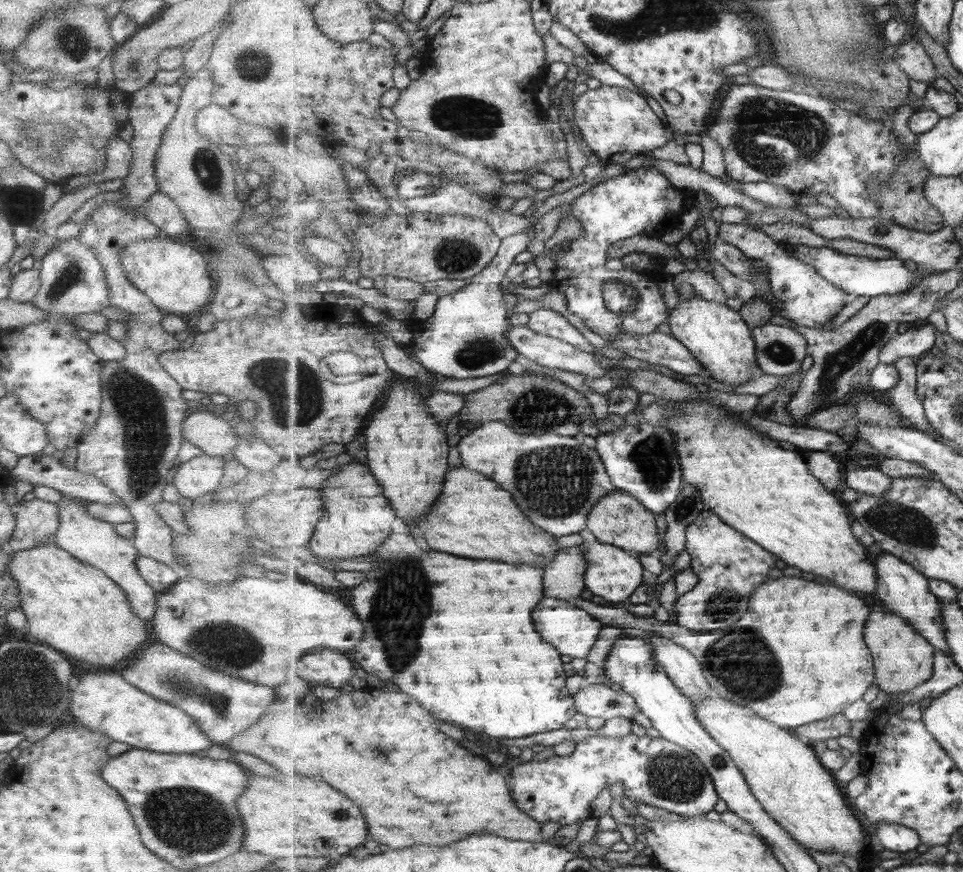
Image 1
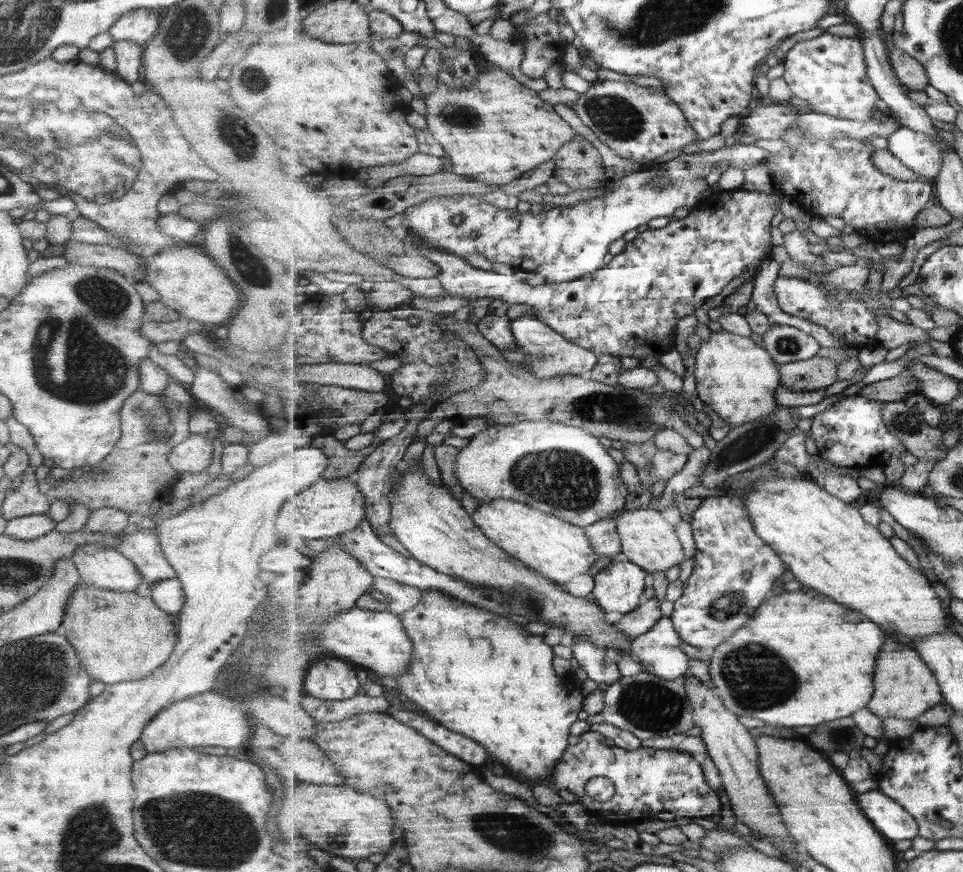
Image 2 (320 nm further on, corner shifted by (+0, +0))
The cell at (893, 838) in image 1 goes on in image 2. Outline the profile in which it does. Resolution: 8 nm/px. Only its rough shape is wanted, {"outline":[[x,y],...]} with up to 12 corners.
{"outline":[[879,788],[861,808],[891,840],[913,840],[916,818]]}

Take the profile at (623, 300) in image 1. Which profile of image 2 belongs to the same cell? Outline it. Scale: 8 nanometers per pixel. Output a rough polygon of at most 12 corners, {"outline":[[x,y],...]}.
{"outline":[[712,192],[605,267],[532,285],[415,240],[451,296],[658,358],[771,259],[782,193]]}

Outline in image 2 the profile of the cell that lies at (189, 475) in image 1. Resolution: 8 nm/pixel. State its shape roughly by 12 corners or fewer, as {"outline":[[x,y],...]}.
{"outline":[[189,433],[167,453],[177,473],[205,469],[212,435]]}

